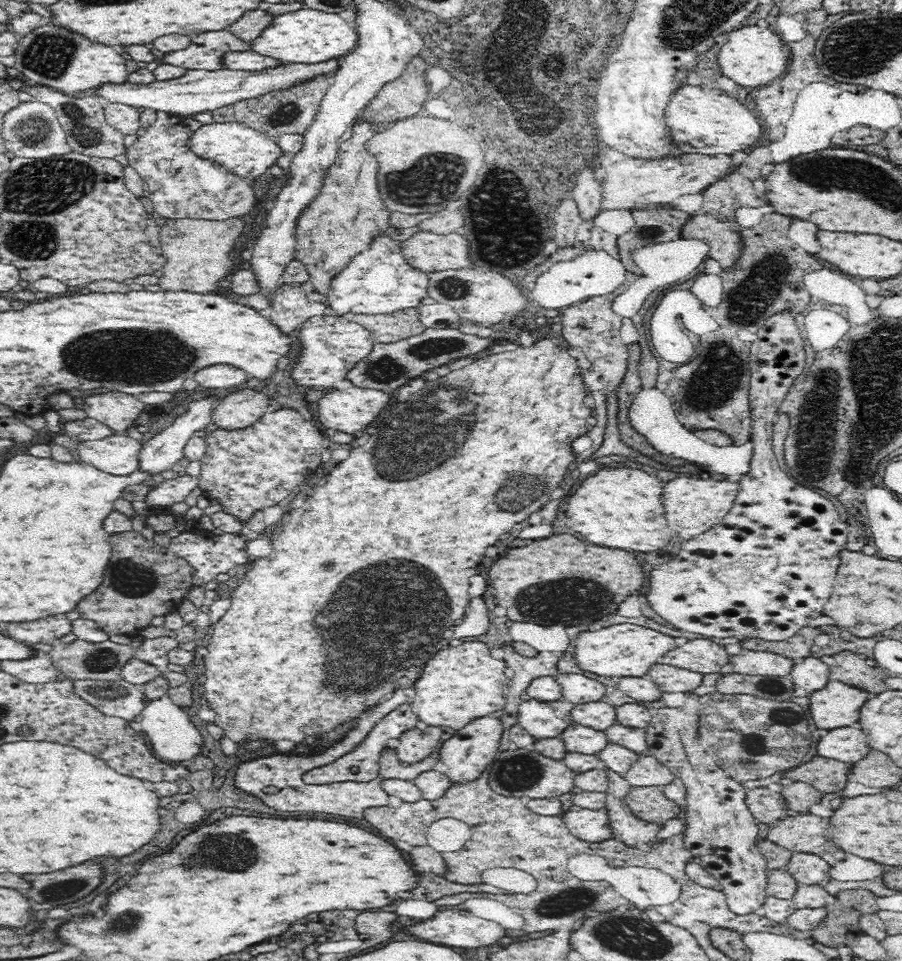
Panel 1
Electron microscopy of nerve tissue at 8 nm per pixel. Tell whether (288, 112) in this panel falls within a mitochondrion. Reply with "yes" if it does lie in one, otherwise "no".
yes

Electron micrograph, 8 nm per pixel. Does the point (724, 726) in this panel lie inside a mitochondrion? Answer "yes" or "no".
no

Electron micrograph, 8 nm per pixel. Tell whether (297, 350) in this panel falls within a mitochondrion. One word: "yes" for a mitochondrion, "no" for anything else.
no

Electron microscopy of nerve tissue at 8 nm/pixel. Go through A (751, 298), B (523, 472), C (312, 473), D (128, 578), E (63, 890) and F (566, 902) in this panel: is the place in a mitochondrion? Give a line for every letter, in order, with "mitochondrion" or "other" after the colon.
A: mitochondrion
B: mitochondrion
C: other
D: mitochondrion
E: mitochondrion
F: mitochondrion

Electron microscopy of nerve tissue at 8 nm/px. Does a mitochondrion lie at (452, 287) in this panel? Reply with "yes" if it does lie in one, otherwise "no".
yes

